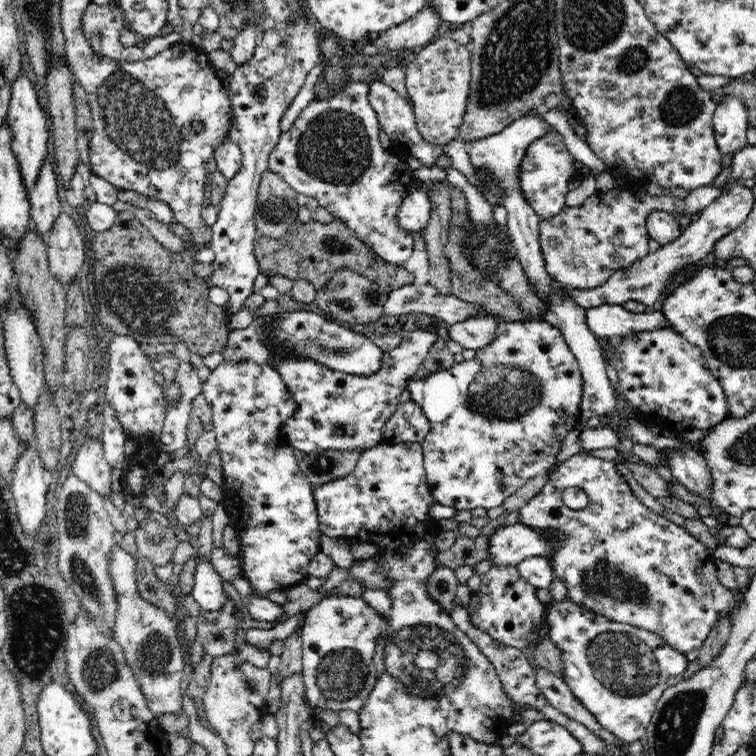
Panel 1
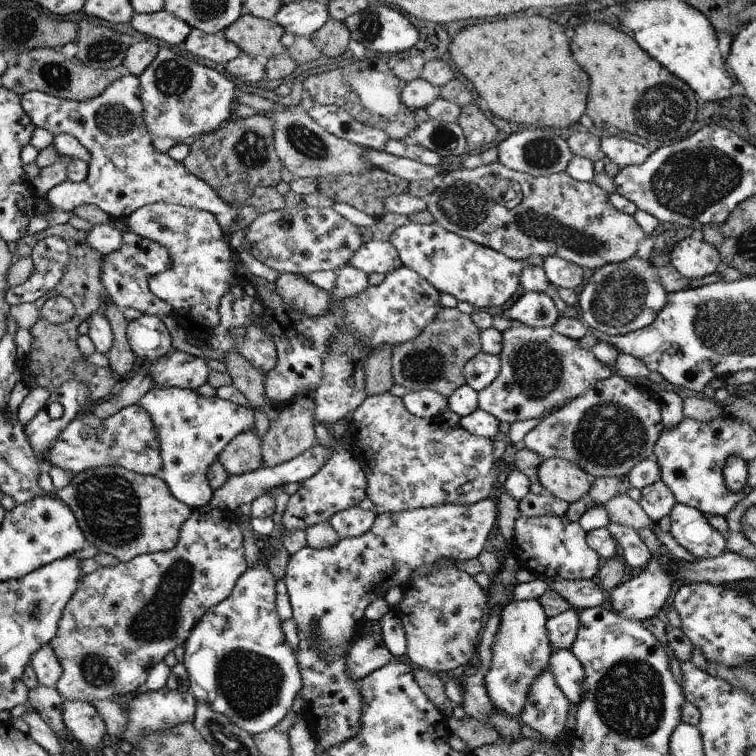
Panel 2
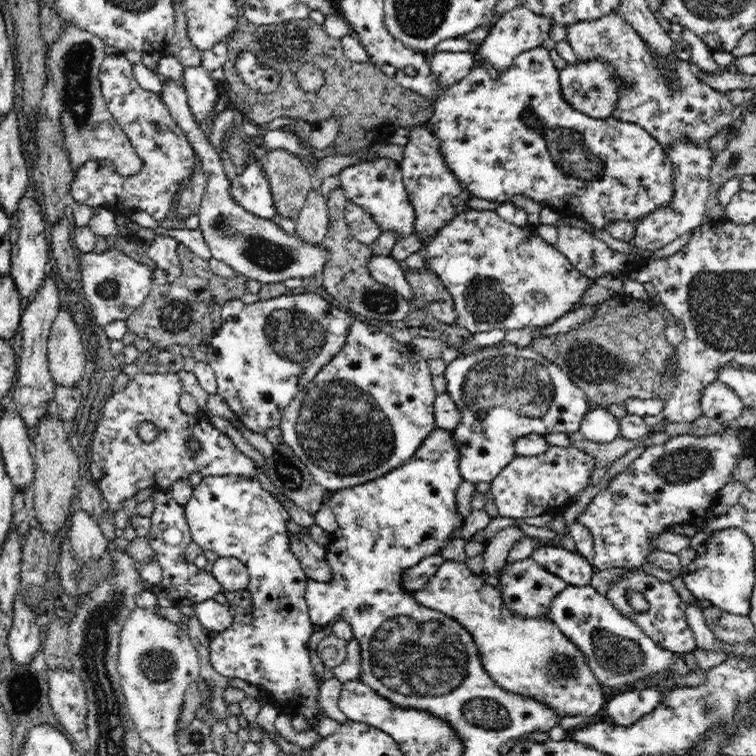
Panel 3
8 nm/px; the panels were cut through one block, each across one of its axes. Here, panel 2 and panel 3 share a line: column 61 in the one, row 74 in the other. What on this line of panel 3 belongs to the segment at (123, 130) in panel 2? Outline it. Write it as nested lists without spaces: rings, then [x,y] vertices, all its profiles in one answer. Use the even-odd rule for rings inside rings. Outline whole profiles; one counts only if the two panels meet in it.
[[[110,54],[100,63],[98,78],[101,82],[101,93],[103,94],[109,112],[116,123],[126,134],[131,146],[135,149],[137,156],[141,159],[142,168],[136,176],[122,177],[117,167],[108,159],[98,159],[85,162],[75,170],[76,176],[69,184],[70,199],[77,204],[87,204],[95,208],[105,208],[114,214],[127,214],[136,210],[143,210],[157,221],[162,221],[171,216],[174,202],[188,179],[196,172],[198,159],[194,149],[188,143],[186,133],[176,125],[170,111],[165,106],[160,94],[154,94],[144,90],[133,75],[132,63],[123,54]],[[201,65],[185,67],[182,82],[187,92],[188,105],[192,115],[196,122],[201,124],[203,120],[208,119],[215,108],[218,95],[217,82],[212,79],[211,73]]]

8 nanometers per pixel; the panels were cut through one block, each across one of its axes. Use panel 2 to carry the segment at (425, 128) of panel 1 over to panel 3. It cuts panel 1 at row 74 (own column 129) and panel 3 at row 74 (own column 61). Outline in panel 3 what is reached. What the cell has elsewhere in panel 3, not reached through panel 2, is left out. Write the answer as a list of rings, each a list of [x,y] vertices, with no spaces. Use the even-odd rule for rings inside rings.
[[[432,51],[428,55],[428,63],[436,81],[444,88],[460,82],[474,66],[472,51],[465,52],[438,52]]]

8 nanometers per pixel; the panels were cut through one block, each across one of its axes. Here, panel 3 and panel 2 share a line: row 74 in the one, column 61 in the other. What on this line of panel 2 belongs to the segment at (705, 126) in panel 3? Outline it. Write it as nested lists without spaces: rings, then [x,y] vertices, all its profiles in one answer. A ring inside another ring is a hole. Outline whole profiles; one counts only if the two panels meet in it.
[[[208,503],[205,507],[193,509],[192,515],[189,516],[186,523],[181,528],[180,540],[177,546],[167,551],[160,551],[157,553],[146,553],[138,555],[136,558],[122,562],[113,567],[98,567],[98,570],[88,573],[81,578],[78,583],[76,594],[69,600],[68,606],[65,607],[65,612],[61,618],[60,628],[57,630],[57,636],[49,644],[57,655],[57,659],[61,661],[61,667],[64,674],[61,676],[60,682],[55,686],[55,689],[62,695],[66,701],[84,701],[87,703],[94,702],[94,700],[116,700],[120,696],[126,696],[134,690],[140,690],[140,686],[144,686],[146,678],[148,678],[148,670],[162,662],[164,656],[168,652],[172,652],[176,646],[184,644],[189,638],[191,630],[194,625],[221,600],[228,599],[233,592],[234,583],[237,582],[239,576],[247,569],[247,560],[245,559],[245,540],[244,535],[239,525],[240,520],[237,513],[230,509],[221,509],[216,505]]]

